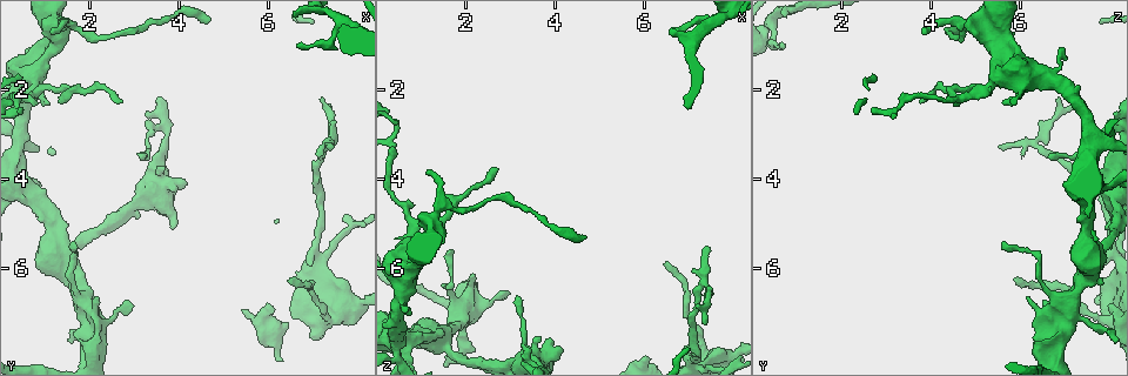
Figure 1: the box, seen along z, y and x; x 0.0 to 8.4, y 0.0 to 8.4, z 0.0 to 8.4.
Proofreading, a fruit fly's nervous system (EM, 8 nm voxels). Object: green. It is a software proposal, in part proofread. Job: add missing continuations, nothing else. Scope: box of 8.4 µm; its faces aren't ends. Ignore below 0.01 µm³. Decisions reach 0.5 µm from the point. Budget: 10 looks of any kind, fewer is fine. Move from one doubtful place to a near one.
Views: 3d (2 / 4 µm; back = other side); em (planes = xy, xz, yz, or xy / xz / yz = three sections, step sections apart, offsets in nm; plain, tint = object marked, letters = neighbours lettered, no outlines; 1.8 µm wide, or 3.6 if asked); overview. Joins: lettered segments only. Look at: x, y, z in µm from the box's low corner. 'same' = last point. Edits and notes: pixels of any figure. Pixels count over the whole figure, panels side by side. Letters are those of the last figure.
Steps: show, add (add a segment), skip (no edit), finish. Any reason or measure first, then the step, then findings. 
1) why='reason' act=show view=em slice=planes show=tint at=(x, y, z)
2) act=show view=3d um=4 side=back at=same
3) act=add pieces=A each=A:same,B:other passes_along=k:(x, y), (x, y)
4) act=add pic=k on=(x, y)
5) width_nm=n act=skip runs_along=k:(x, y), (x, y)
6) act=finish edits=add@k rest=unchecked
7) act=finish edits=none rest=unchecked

why='branch stops here' act=show view=3d um=4 at=(7.35, 3.30, 5.50)

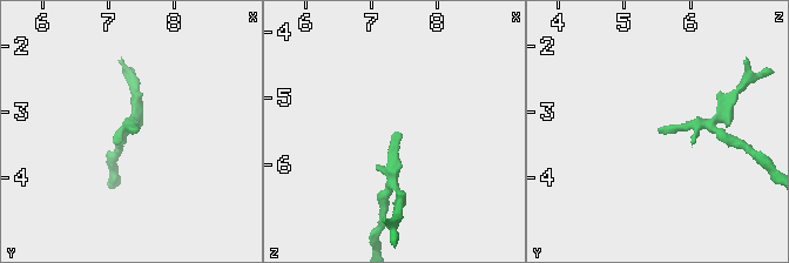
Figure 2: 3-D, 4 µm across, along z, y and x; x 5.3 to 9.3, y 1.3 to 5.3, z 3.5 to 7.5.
why='shape alone is not enough' act=show view=em slice=yz step=8 show=letters at=(7.40, 3.30, 5.45)

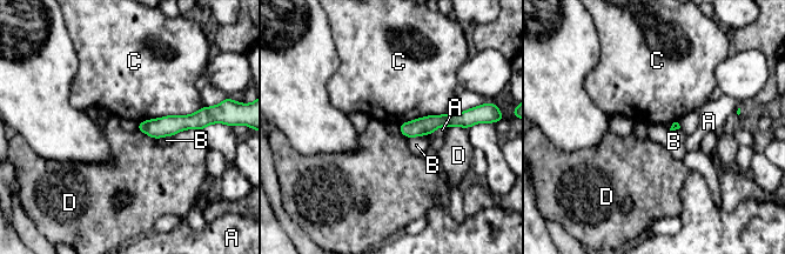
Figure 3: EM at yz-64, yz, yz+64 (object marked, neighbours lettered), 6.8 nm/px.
why='another direction' act=show view=em slice=xz step=4 show=letters at=same

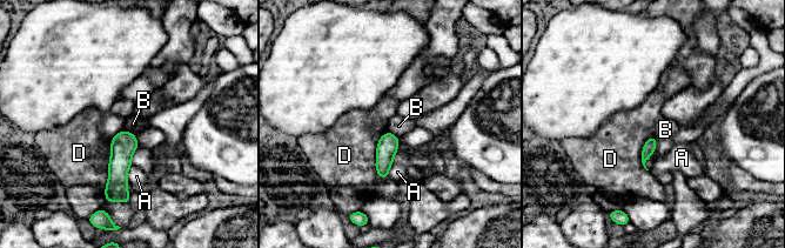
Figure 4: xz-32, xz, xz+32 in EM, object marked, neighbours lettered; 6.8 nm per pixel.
act=skip each=A:other,B:other,D:other border=4:(655, 136), (648, 169) found='no lettered segment goes on from it'

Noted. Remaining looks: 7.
why='thin end' act=show view=em slice=xz step=4 show=tint at=(7.35, 2.40, 7.20)

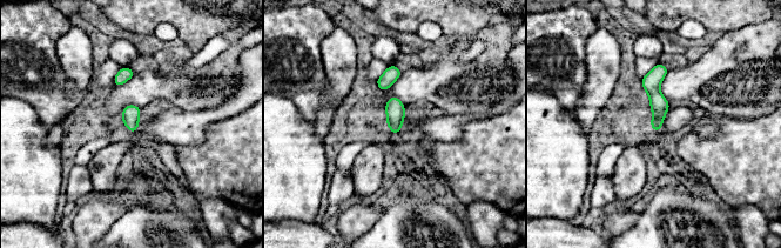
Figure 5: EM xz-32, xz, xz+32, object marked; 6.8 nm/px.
why='see the neighbours' act=show view=em slice=xz step=4 show=letters at=same

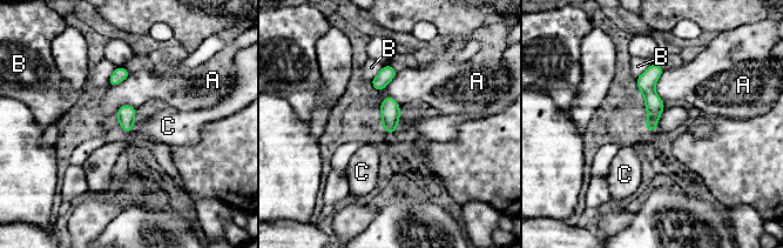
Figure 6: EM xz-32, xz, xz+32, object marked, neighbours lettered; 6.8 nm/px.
act=skip each=A:other,B:other,C:other runs_along=6:(655, 67), (649, 76), (650, 127) found='none of them fits'

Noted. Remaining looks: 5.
why='thick turns thin' act=show view=em um=3.6 slice=planes show=plain at=(7.35, 7.15, 7.95)

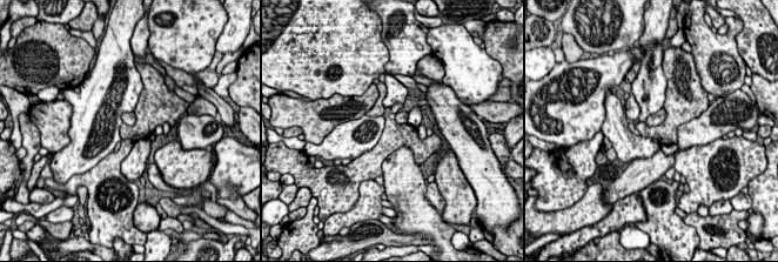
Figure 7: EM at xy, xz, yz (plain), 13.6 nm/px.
why='see the neighbours' act=show view=em um=3.6 slice=planes show=letters at=same

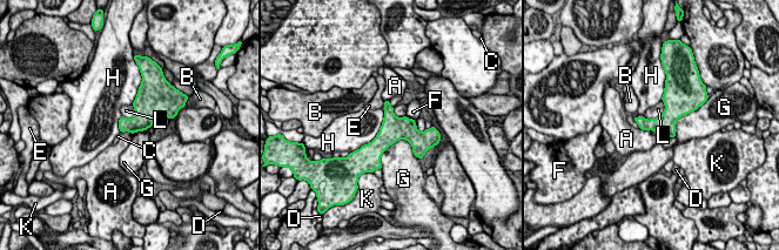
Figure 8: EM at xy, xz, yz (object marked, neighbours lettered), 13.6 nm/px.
act=skip each=A:other,B:other,C:other,D:other,E:other,F:other,G:other,H:other,K:other,L:other found='no lettered segment goes on from it'

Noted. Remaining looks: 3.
why='calibre changes' act=show view=3d um=4 at=(0.70, 1.70, 5.75)

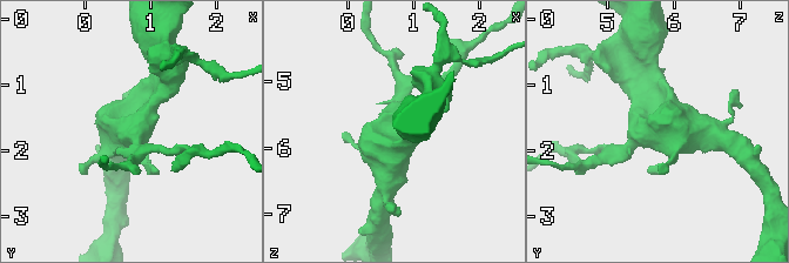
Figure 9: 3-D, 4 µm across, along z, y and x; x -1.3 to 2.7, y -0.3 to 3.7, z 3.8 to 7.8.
act=show view=em um=3.6 slice=planes show=tint at=(0.70, 1.70, 5.70)

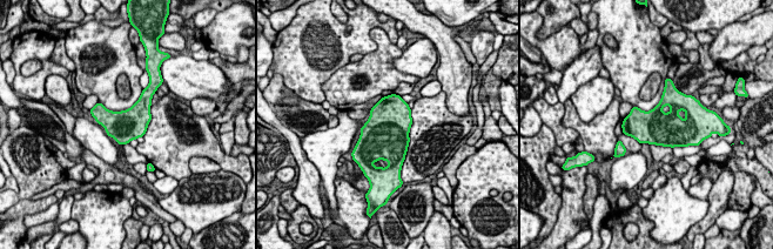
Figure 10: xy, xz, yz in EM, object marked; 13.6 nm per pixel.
why='see the neighbours' act=show view=em um=3.6 slice=planes show=letters at=same

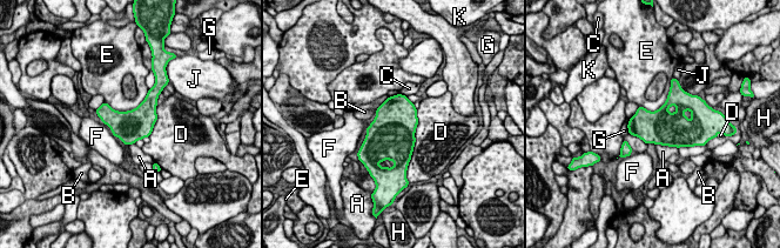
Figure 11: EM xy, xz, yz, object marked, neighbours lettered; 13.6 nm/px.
width_nm=420 act=skip each=A:other,B:other,C:other,D:other,E:other,F:other,G:other,H:other,J:other,K:other border=11:(149, 89), (130, 109), (105, 102) found='no lettered segment goes on from it'

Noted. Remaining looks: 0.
act=finish edits=none rest=unchecked

